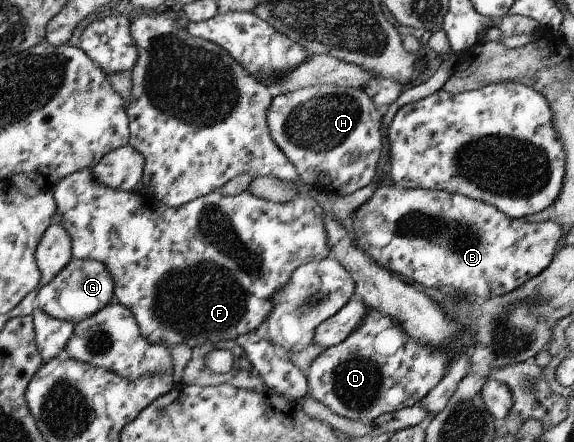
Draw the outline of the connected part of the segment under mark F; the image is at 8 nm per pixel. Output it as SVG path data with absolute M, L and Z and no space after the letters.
M93 167L83 169L61 179L52 191L57 211L62 215L61 226L69 234L71 239L71 254L79 260L96 260L106 265L115 282L114 301L130 308L139 324L142 335L152 344L166 345L169 349L175 345L185 343L188 347L204 345L206 342L224 346L224 341L236 340L244 334L257 332L259 325L267 320L274 307L274 297L280 289L287 286L291 281L292 272L300 266L314 260L321 260L331 253L328 247L327 231L323 219L327 213L326 209L312 197L294 198L286 203L276 203L264 198L256 197L249 189L235 196L224 195L219 189L211 194L193 199L184 206L170 207L156 199L152 193L140 193L138 191L122 191L112 189L107 185L97 182Z

